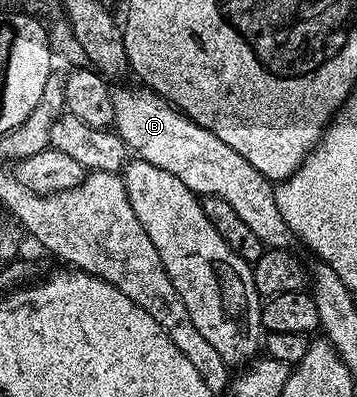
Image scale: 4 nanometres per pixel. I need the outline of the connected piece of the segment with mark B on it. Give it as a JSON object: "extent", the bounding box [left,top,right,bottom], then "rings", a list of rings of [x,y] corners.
{"extent":[112,86,295,248],"rings":[[[136,86],[112,90],[112,126],[130,152],[151,165],[159,165],[159,169],[167,169],[171,177],[179,177],[179,181],[198,197],[223,197],[266,248],[292,248],[295,240],[287,221],[283,221],[283,213],[279,213],[279,205],[275,205],[274,184],[265,179],[251,161],[239,157],[231,145],[219,141],[215,133],[182,115],[163,96],[144,86]]]}

